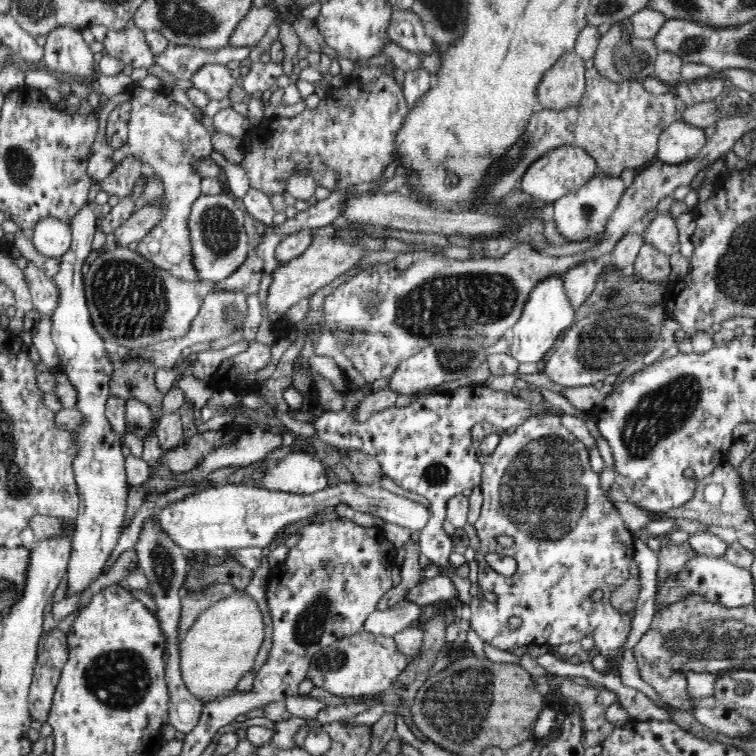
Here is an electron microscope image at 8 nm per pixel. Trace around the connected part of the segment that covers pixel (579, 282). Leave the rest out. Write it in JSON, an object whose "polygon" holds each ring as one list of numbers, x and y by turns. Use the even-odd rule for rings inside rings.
{"polygon":[[607,256,598,258,598,260,588,260,588,262,582,262,566,272,564,289,566,289,575,312,592,294,599,277,605,271,605,265,609,258]]}

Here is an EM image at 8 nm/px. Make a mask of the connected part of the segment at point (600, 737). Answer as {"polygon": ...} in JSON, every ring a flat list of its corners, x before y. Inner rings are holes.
{"polygon":[[556,677,554,686,561,690,563,697,575,701,580,708,586,749,601,745,616,728,606,719,606,709,620,700,619,695,595,685,578,685,572,677]]}

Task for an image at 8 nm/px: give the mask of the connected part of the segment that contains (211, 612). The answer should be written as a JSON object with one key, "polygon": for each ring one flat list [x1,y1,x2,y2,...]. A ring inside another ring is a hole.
{"polygon":[[236,589,232,596,217,601,200,614,180,641,180,671,184,685,198,700,209,698,210,702,225,692,236,691,238,680,253,668,262,642,264,622,260,606,245,589]]}

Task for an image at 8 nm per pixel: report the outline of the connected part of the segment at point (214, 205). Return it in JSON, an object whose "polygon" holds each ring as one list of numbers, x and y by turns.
{"polygon":[[202,193,191,206,189,230,192,263,199,282,218,283,234,274,246,262,250,244,244,230,244,210,231,194]]}

